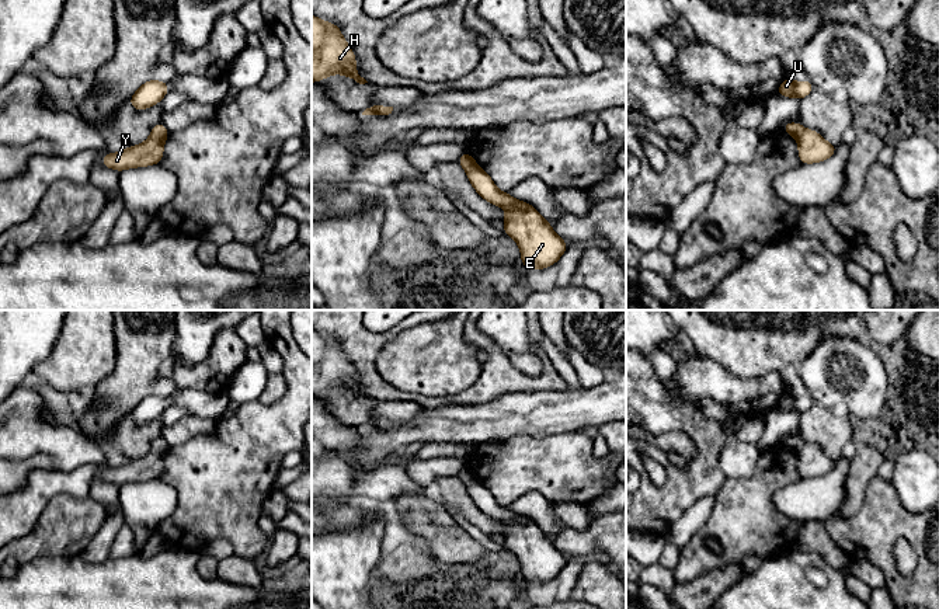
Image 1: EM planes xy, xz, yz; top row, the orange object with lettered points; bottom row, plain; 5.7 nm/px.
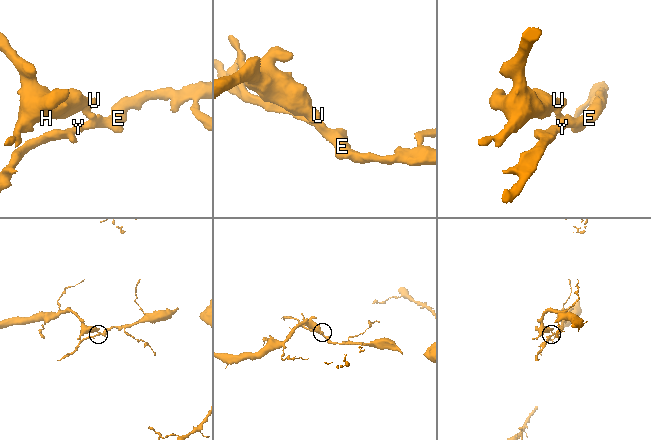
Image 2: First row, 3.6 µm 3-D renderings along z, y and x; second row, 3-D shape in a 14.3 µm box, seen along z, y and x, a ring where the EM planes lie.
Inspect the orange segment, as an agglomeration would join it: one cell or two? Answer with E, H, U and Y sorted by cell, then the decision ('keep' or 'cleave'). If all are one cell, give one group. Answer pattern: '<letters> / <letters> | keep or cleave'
E Y / H U | cleave

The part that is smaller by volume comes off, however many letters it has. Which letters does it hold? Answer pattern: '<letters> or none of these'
E, Y

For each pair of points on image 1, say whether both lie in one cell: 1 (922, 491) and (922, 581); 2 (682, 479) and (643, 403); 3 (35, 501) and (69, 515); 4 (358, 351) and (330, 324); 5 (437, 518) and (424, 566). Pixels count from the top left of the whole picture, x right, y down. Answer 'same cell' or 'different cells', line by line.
1: different cells
2: same cell
3: different cells
4: same cell
5: different cells

